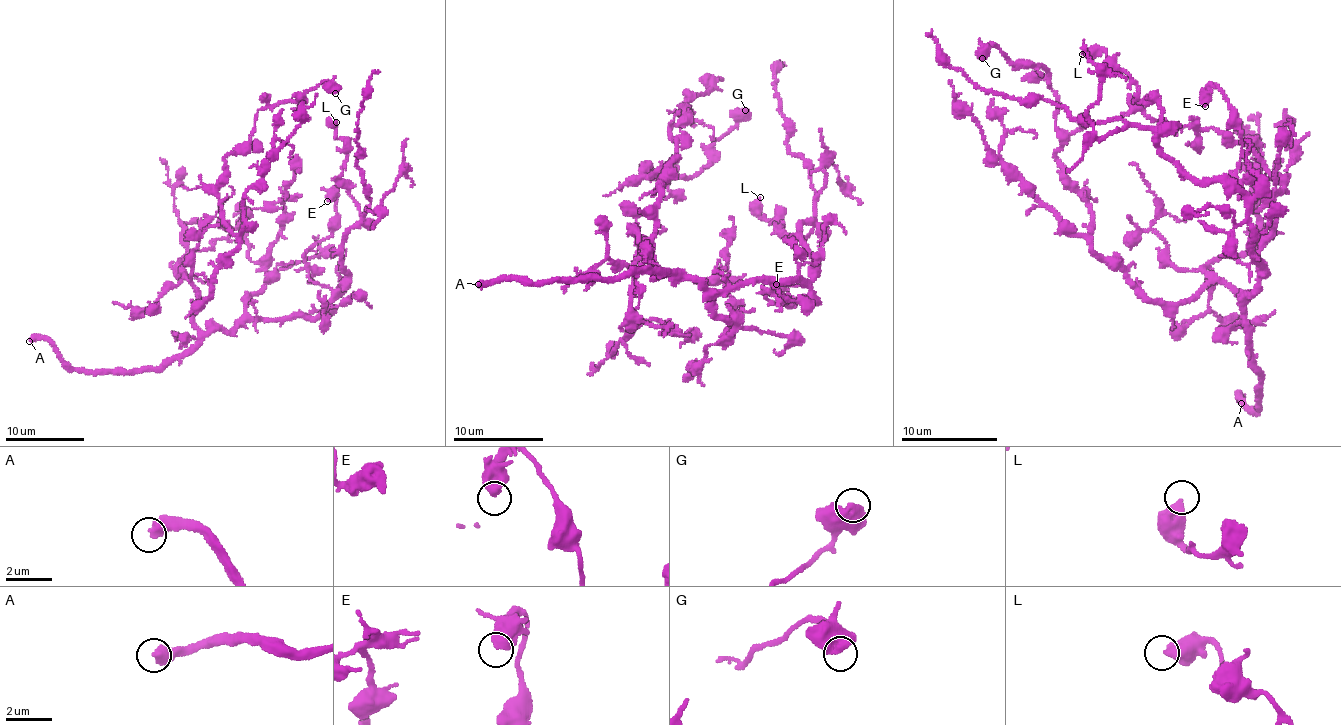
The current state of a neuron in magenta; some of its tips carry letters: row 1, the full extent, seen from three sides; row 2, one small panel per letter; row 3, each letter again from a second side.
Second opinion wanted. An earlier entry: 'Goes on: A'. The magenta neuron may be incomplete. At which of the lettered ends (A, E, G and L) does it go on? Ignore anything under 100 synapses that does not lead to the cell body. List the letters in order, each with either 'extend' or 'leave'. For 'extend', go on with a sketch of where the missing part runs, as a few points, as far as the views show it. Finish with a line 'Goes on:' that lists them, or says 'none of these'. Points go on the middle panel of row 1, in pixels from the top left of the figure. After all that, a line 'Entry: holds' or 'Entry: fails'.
A: extend
E: leave
G: leave
L: leave
Goes on: A
Entry: holds

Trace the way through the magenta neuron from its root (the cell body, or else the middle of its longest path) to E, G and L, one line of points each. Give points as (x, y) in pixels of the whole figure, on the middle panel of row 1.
E: (688, 277), (721, 291), (754, 281), (804, 283), (766, 289), (768, 299), (788, 308), (788, 294), (776, 284)
G: (688, 277), (654, 273), (658, 184), (677, 158), (641, 169), (694, 176), (745, 110)
L: (688, 277), (721, 291), (811, 279), (799, 225), (814, 225), (796, 241), (759, 215), (760, 197)

